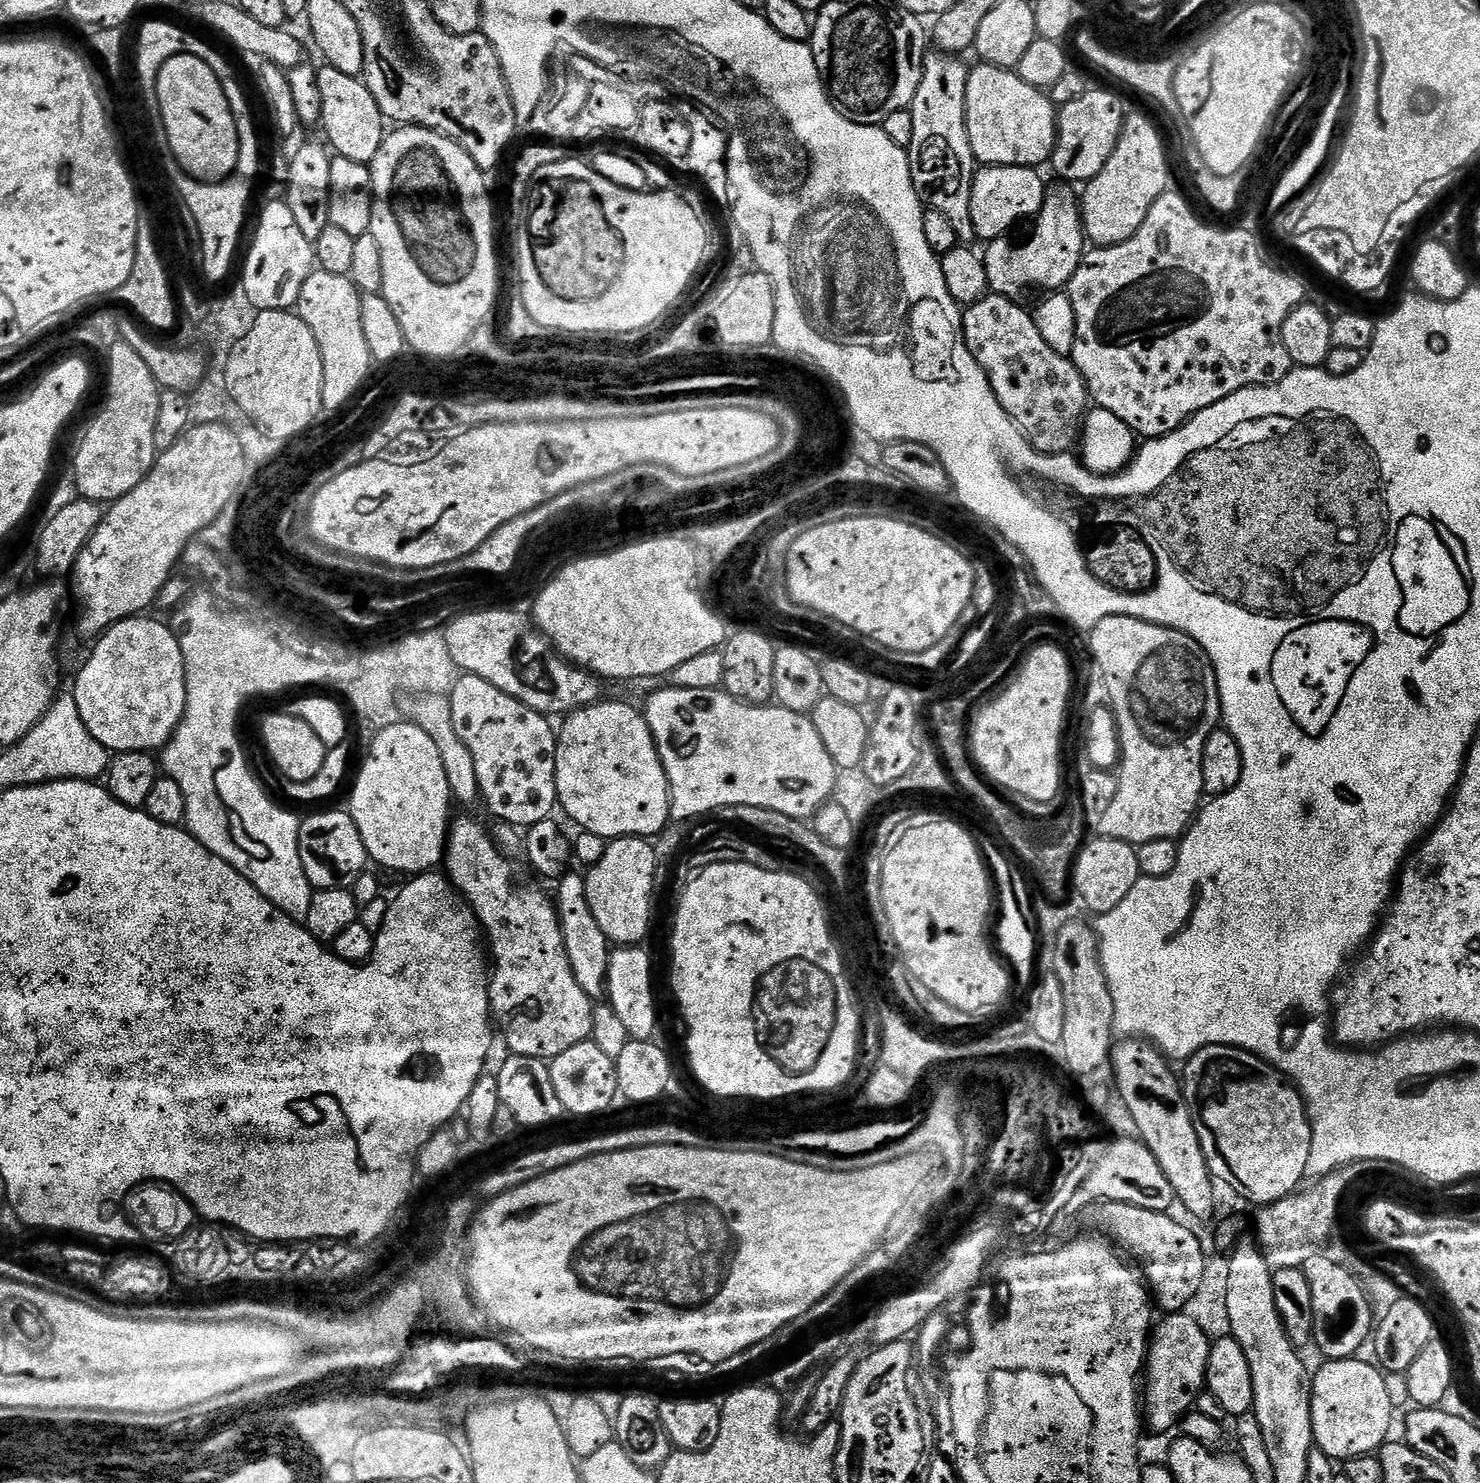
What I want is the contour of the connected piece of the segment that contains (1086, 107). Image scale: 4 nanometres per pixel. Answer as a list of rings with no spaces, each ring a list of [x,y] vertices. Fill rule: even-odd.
[[[1094,87],[1059,109],[1056,121],[1056,149],[1052,152],[1050,167],[1064,179],[1061,181],[1087,182],[1097,176],[1102,166],[1106,166],[1110,154],[1114,154],[1116,143],[1120,140],[1120,132],[1124,129],[1125,115],[1124,104],[1114,93]]]

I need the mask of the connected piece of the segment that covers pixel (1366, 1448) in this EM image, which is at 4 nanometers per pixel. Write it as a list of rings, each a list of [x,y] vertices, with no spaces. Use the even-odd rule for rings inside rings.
[[[1353,1358],[1350,1360],[1330,1360],[1321,1363],[1321,1368],[1315,1369],[1312,1376],[1312,1439],[1315,1447],[1318,1447],[1329,1457],[1333,1462],[1343,1462],[1345,1460],[1353,1460],[1355,1456],[1367,1456],[1375,1453],[1379,1449],[1380,1445],[1385,1443],[1389,1439],[1388,1431],[1392,1428],[1392,1396],[1388,1393],[1388,1384],[1385,1373],[1381,1371],[1375,1363],[1360,1360],[1361,1358]]]

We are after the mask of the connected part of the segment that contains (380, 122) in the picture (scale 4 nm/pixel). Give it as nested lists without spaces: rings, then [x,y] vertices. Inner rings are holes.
[[[321,67],[317,71],[317,82],[318,91],[322,98],[320,119],[322,127],[324,126],[325,138],[323,137],[323,139],[326,141],[327,147],[335,155],[350,158],[350,162],[371,165],[386,135],[386,119],[379,110],[378,102],[375,101],[374,96],[372,96],[360,76],[347,76],[339,72],[337,68]]]

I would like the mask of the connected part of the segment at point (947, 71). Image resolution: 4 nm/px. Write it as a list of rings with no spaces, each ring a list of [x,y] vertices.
[[[932,50],[924,58],[924,77],[918,86],[918,94],[914,94],[914,102],[910,109],[914,118],[914,138],[907,148],[908,165],[912,171],[912,185],[921,201],[931,211],[946,214],[950,218],[950,226],[954,226],[957,245],[972,246],[978,237],[974,230],[974,222],[970,218],[970,198],[972,197],[972,179],[978,171],[978,161],[972,152],[970,138],[966,130],[966,82],[970,71],[959,55]]]

